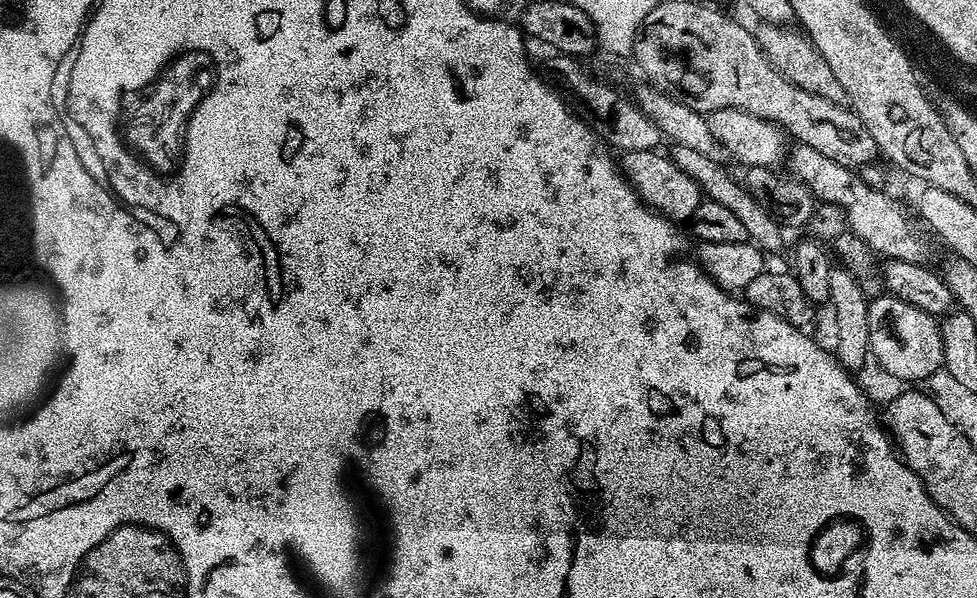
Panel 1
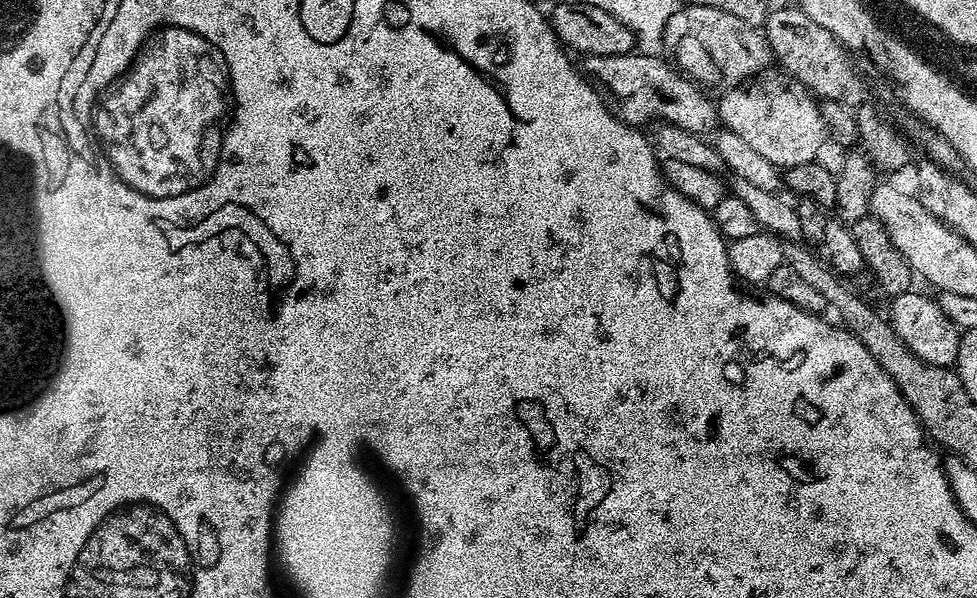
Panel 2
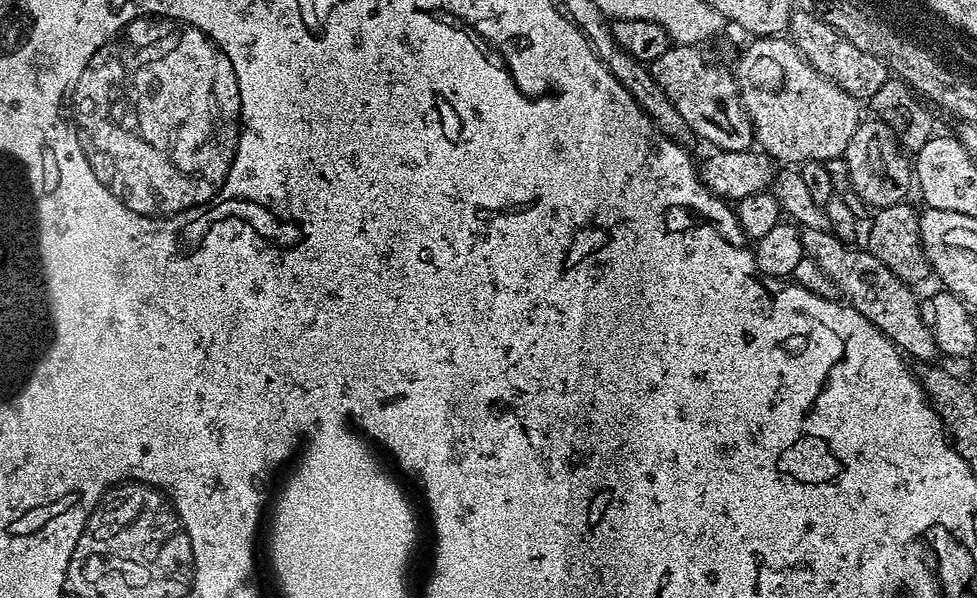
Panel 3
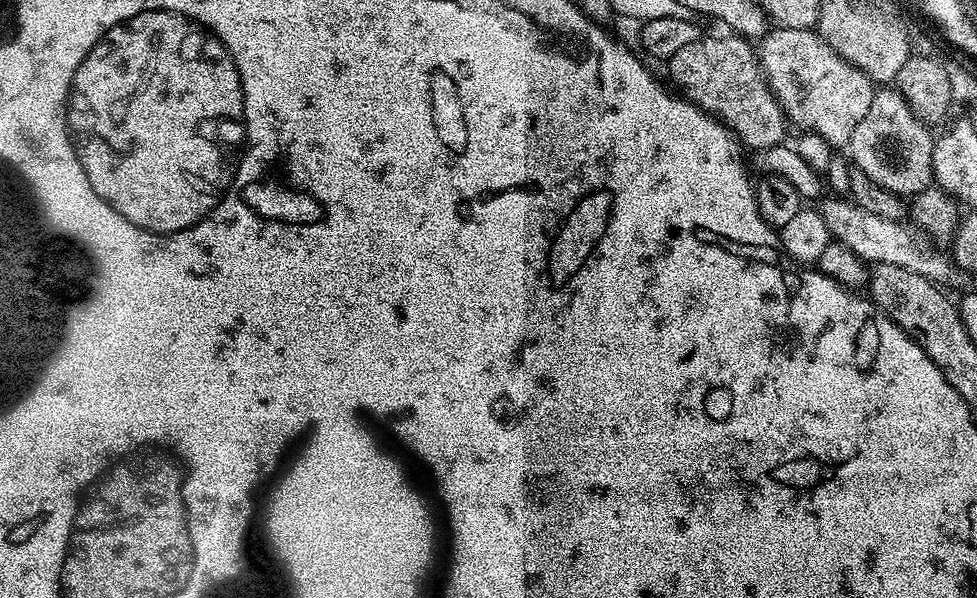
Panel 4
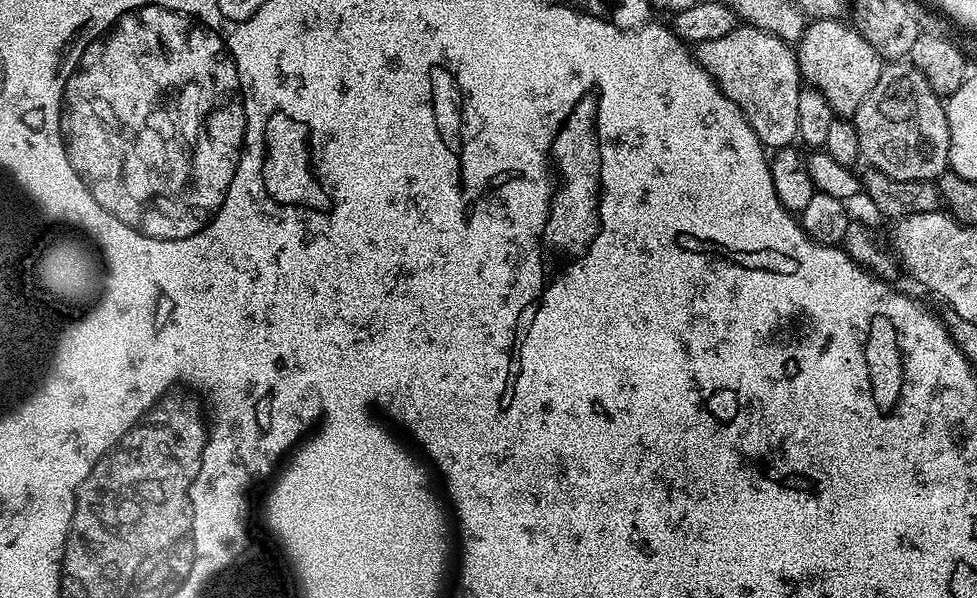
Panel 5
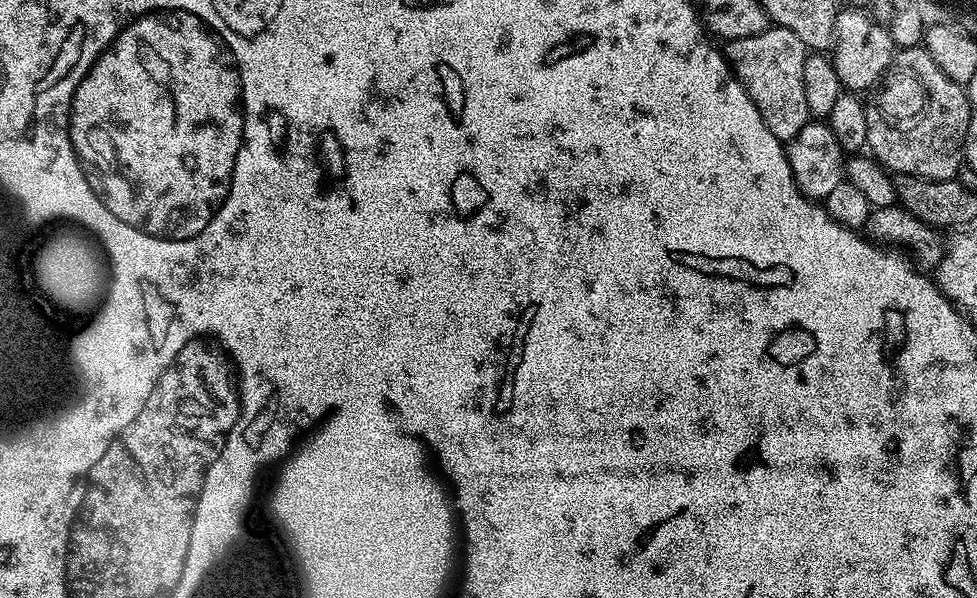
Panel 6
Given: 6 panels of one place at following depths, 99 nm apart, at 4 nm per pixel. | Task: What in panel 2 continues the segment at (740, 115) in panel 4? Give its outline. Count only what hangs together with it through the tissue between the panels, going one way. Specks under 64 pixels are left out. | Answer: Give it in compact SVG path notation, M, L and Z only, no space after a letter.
M656 54L587 56L584 60L586 64L584 70L594 79L594 87L608 109L612 111L612 115L619 116L624 124L633 123L632 108L637 108L640 112L657 112L661 116L659 118L661 121L676 124L688 132L711 133L718 124L717 105L713 101L711 104L704 97L707 95L679 68L673 66L667 59L659 60L658 57Z

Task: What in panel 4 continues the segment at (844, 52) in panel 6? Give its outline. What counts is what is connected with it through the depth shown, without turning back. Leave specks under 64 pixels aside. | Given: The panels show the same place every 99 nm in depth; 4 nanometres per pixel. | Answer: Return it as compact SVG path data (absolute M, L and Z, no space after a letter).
M773 27L759 41L758 55L760 69L768 79L770 90L776 95L789 125L796 127L797 124L797 129L826 138L833 149L840 150L847 146L858 122L862 122L862 118L866 118L866 110L870 110L874 85L868 75L843 60L812 28Z

